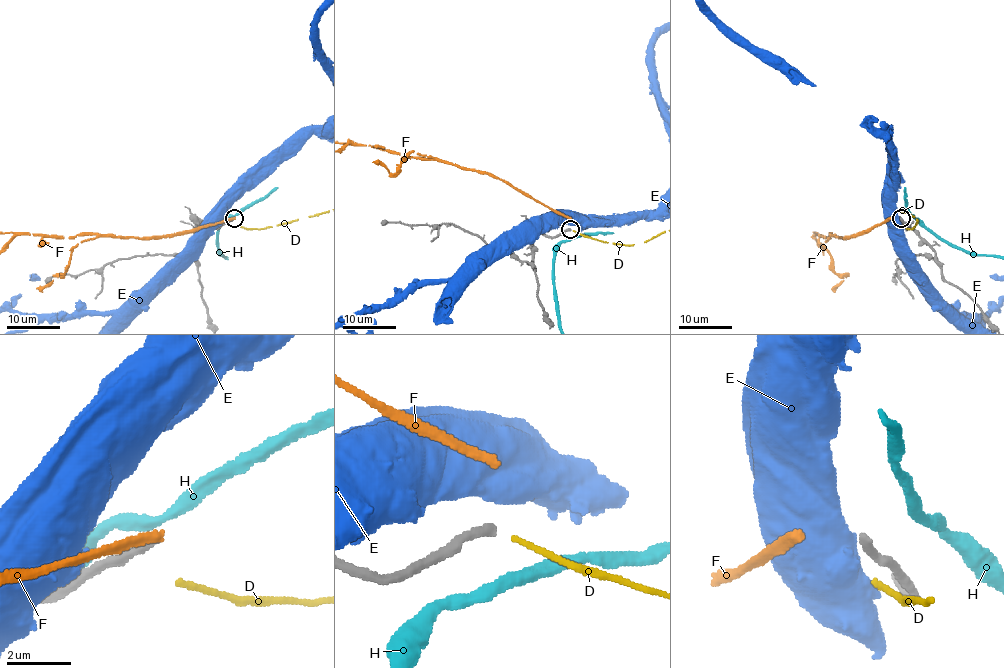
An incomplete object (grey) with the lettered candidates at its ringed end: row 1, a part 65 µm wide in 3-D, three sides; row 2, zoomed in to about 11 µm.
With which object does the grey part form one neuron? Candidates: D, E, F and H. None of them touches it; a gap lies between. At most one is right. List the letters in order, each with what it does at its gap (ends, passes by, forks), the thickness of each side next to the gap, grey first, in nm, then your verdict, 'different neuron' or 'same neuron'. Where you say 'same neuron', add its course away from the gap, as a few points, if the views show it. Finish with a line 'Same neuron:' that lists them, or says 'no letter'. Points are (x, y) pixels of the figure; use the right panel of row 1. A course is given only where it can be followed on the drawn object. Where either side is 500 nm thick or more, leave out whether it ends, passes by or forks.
D: it ends there; 240 nm thick on the grey side, 180 nm on the other; different neuron
E: 240 nm thick on the grey side, 750 nm on the other; different neuron
F: it ends there; 240 nm thick on the grey side, 280 nm on the other; different neuron
H: it passes by; 240 nm thick on the grey side, 360 nm on the other; different neuron
Same neuron: no letter

